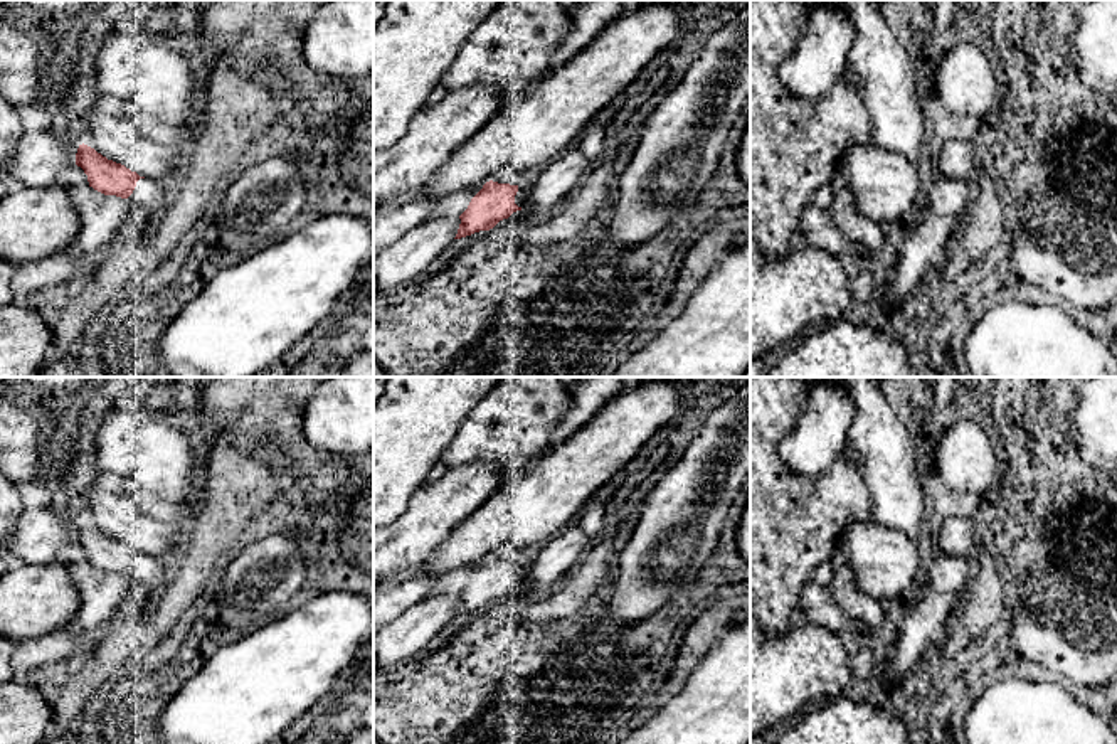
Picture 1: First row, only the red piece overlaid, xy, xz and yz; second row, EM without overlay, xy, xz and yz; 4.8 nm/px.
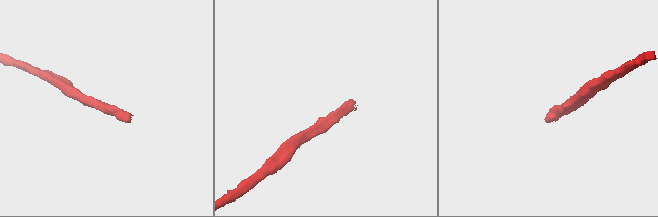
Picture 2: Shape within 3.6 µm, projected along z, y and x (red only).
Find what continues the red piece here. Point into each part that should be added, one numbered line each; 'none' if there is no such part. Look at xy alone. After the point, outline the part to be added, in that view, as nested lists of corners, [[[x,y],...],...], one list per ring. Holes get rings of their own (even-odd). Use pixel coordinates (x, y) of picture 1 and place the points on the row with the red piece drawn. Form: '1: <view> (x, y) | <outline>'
1: xy (148, 194) | [[[140,178],[128,200],[150,214],[161,210],[168,204],[170,187],[153,178]]]

